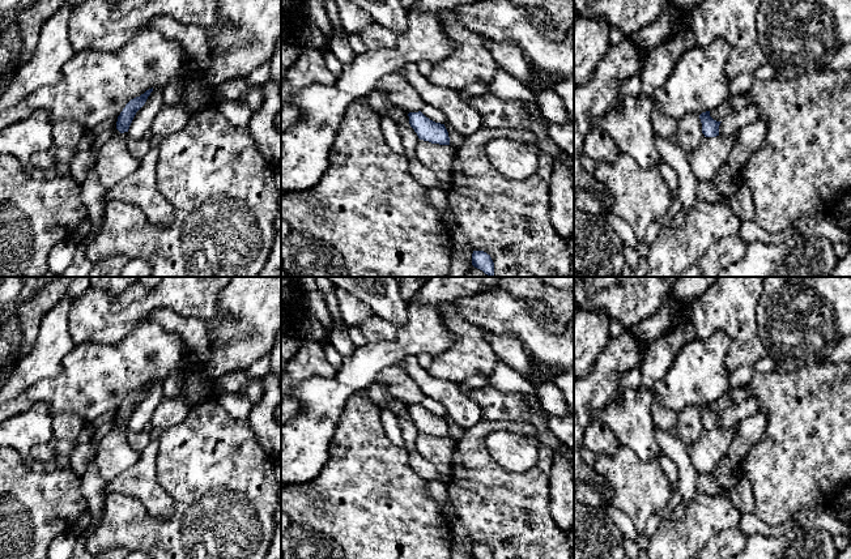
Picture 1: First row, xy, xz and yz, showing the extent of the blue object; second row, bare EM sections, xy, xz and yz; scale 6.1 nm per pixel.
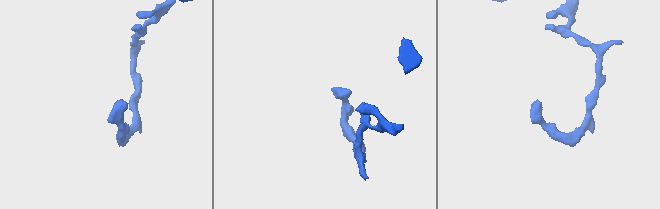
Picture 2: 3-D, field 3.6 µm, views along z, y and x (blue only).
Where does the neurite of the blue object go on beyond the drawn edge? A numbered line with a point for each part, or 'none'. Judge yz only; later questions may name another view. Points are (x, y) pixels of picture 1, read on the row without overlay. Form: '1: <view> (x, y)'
none

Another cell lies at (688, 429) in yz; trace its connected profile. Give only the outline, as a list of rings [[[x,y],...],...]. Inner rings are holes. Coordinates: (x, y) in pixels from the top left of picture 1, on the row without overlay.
[[[690,405],[685,407],[677,418],[677,423],[668,432],[680,439],[686,445],[695,443],[705,431],[702,426],[702,415],[698,406]]]

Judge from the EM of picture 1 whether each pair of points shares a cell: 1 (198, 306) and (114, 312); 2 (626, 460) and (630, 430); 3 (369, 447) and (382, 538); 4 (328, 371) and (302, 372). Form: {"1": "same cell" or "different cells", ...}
{"1": "same cell", "2": "different cells", "3": "same cell", "4": "same cell"}

